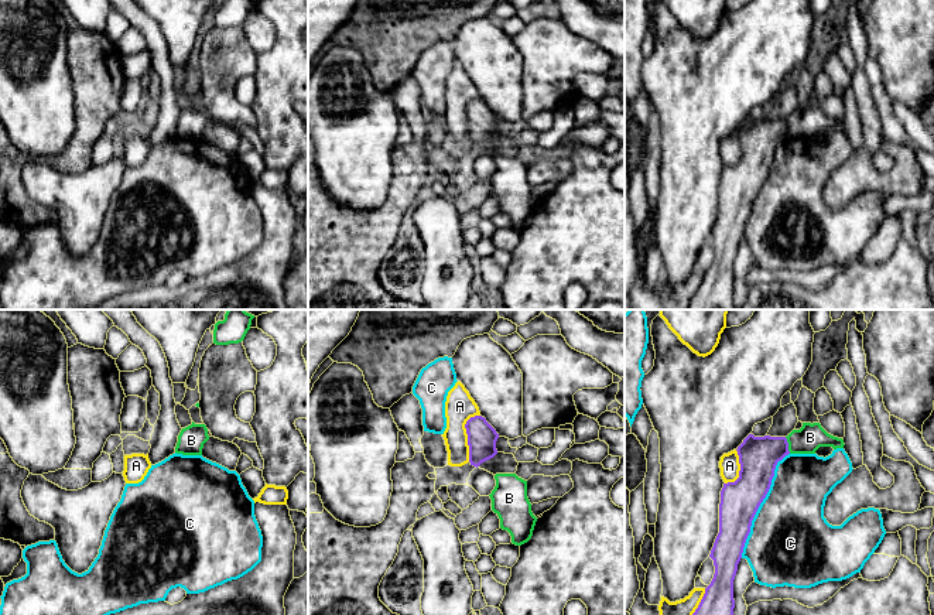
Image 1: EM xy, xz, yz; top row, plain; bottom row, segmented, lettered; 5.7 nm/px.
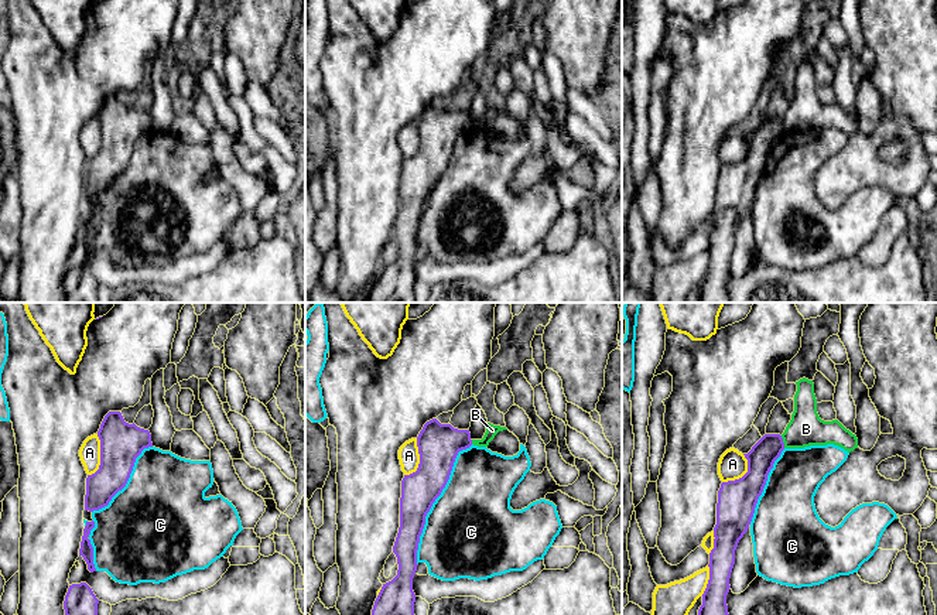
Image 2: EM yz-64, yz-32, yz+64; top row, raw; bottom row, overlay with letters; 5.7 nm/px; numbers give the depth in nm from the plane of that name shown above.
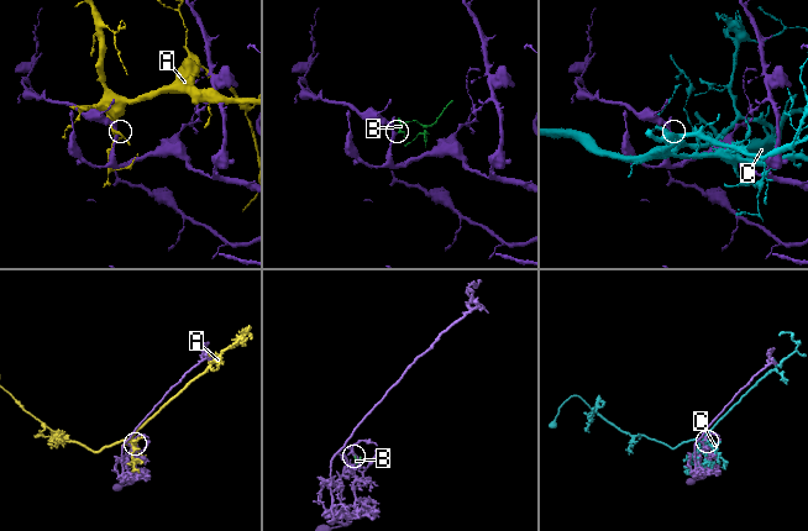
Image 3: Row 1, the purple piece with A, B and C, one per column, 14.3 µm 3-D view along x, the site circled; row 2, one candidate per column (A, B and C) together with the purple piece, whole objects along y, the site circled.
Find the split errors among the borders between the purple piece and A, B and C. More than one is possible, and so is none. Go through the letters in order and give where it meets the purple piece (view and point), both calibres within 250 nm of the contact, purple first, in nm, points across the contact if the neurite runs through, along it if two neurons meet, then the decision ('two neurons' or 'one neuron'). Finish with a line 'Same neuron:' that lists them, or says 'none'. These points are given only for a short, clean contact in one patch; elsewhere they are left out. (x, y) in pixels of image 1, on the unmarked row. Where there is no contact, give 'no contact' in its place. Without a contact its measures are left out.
A: meets purple in xz at (468, 119); 170 nm thick on the purple side, 170 nm on the other; two neurons
B: meets purple in yz at (787, 129); 220 nm thick on the purple side, 160 nm on the other; border along yz (784, 120), (790, 136); two neurons
C: meets purple in yz at (759, 188); 220 nm thick on the purple side, 460 nm on the other; two neurons
Same neuron: none

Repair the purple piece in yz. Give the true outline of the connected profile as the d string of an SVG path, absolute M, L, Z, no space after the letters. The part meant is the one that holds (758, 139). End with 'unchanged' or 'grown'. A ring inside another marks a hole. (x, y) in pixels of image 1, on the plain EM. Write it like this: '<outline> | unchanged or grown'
M749 117L738 130L739 161L723 167L719 216L709 240L715 257L688 310L735 310L733 263L752 204L766 181L779 144L790 137L786 120Z | unchanged

